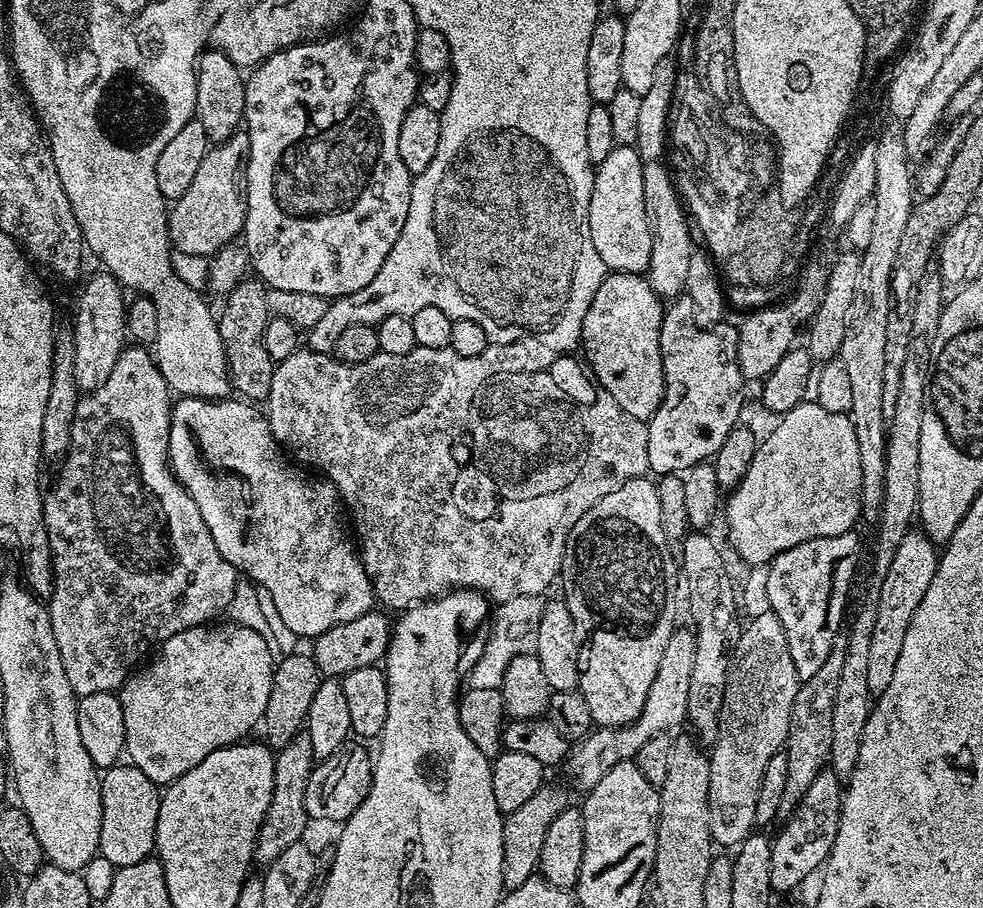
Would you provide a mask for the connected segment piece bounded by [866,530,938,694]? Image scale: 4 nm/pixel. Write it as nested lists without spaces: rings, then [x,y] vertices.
[[[909,530],[894,553],[890,570],[886,570],[886,582],[882,582],[882,598],[878,598],[878,618],[874,622],[874,634],[870,638],[870,658],[866,670],[873,694],[884,692],[894,678],[898,653],[902,651],[910,618],[914,618],[914,610],[918,610],[922,597],[930,587],[937,563],[937,545],[932,543],[923,530]]]

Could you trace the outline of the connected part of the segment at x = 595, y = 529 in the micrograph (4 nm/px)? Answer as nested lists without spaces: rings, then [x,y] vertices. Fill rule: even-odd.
[[[639,476],[626,481],[578,518],[574,530],[568,535],[558,580],[564,583],[562,599],[574,618],[576,633],[582,637],[578,690],[586,698],[592,723],[601,728],[626,726],[642,714],[662,654],[672,632],[678,627],[678,562],[670,554],[662,530],[662,509],[658,507],[656,485],[651,479]]]

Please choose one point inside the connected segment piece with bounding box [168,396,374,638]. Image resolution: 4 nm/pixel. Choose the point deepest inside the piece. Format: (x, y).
(283, 532)

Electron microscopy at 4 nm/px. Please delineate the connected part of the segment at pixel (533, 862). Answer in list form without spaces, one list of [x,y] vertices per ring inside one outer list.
[[[546,782],[518,810],[507,813],[502,830],[502,878],[505,889],[511,890],[522,886],[531,876],[537,875],[542,858],[542,846],[546,843],[546,830],[554,823],[554,818],[562,814],[562,810],[570,807],[568,792],[552,782]]]

